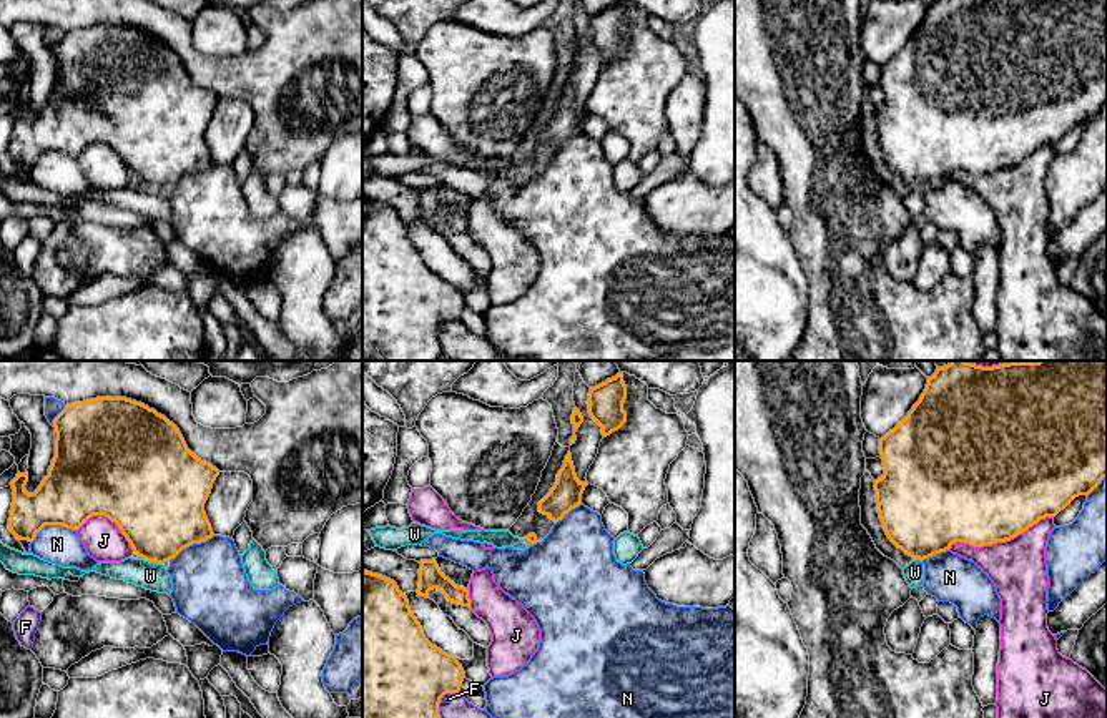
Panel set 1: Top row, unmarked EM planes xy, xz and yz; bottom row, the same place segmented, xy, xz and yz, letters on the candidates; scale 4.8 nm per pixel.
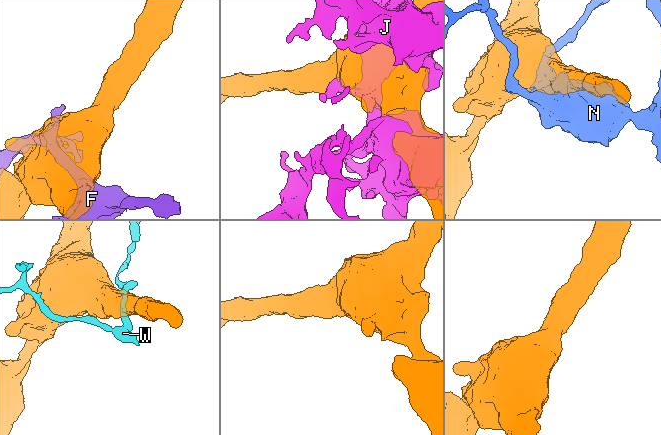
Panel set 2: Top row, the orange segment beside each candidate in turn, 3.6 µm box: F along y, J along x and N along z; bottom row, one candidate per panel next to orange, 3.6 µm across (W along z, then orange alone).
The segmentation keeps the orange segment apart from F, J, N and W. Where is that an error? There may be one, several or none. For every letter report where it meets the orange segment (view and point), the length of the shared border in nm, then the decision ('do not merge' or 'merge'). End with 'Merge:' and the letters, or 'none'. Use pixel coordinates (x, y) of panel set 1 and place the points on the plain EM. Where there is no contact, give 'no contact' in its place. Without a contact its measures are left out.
F: xz (439, 329) | 190 nm | do not merge
J: yz (999, 168) | 550 nm | do not merge
N: xy (52, 152) | 220 nm | do not merge
W: xy (153, 188) | 90 nm | do not merge
Merge: none

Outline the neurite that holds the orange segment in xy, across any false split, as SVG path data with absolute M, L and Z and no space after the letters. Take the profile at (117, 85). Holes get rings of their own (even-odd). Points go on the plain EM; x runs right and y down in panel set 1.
M96 25L66 32L53 47L57 60L55 85L48 103L33 121L25 118L28 100L17 101L10 110L13 130L8 156L15 166L33 170L45 153L78 158L90 145L105 143L118 153L133 180L150 189L165 191L183 176L211 166L213 156L204 140L219 98L198 86L186 73L180 57L148 33L126 25Z

